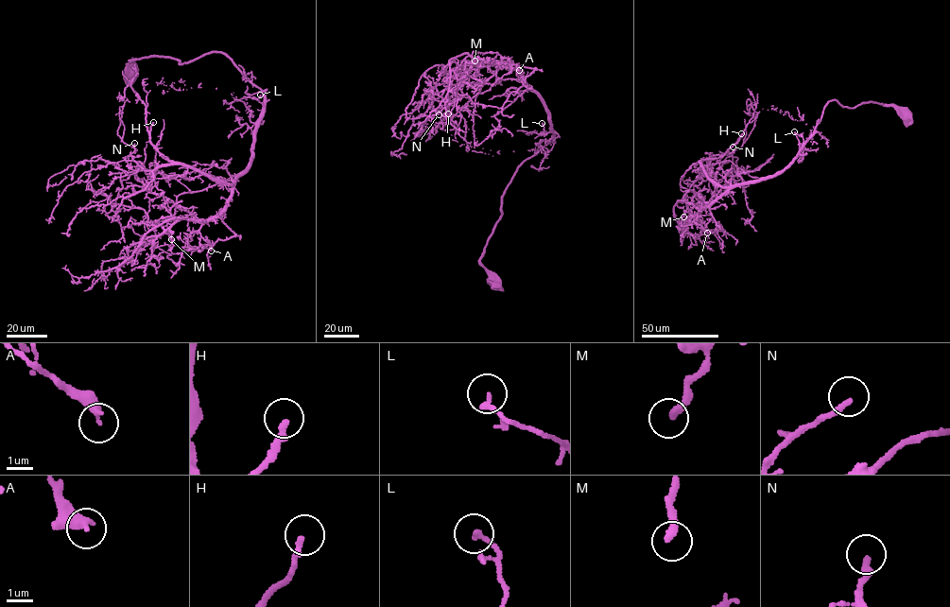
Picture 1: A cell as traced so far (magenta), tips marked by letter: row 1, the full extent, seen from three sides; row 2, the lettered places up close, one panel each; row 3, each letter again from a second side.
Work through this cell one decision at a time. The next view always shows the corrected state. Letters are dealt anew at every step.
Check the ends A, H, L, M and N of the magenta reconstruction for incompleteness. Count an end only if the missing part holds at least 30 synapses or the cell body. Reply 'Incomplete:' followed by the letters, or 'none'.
Incomplete: H

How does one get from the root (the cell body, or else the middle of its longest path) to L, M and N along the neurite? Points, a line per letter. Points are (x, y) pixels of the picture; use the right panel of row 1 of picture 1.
L: (906, 117), (891, 106), (871, 102), (848, 108), (835, 99), (827, 102), (805, 142), (794, 131)
M: (906, 117), (876, 102), (848, 108), (828, 101), (790, 164), (737, 184), (708, 205), (687, 202), (683, 216)
N: (906, 117), (891, 106), (830, 100), (790, 164), (721, 186), (698, 162), (733, 147)

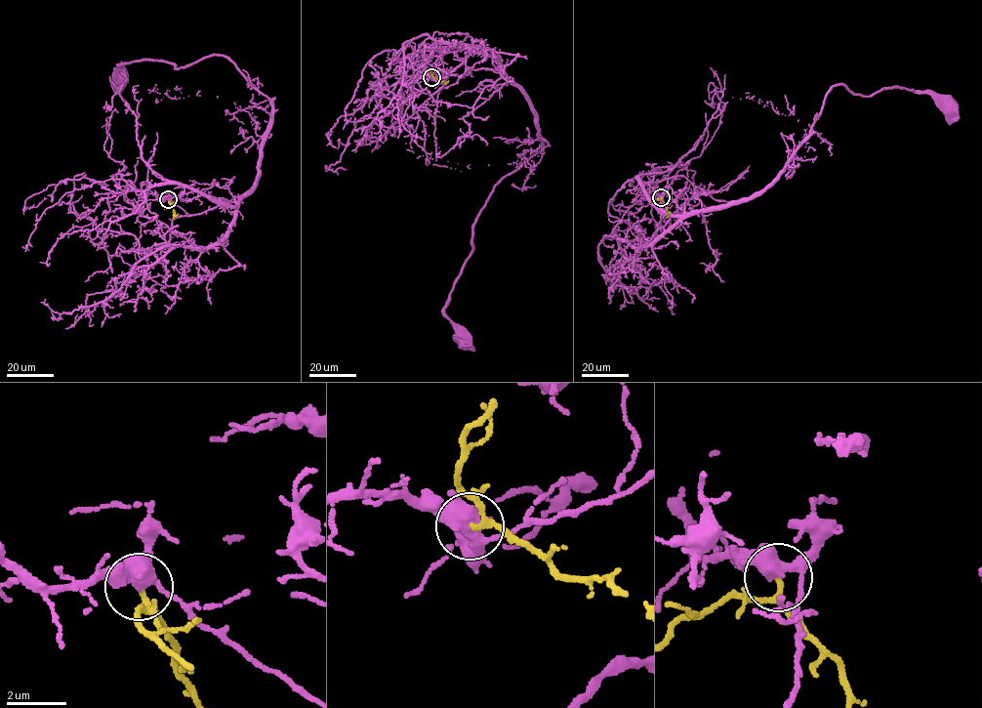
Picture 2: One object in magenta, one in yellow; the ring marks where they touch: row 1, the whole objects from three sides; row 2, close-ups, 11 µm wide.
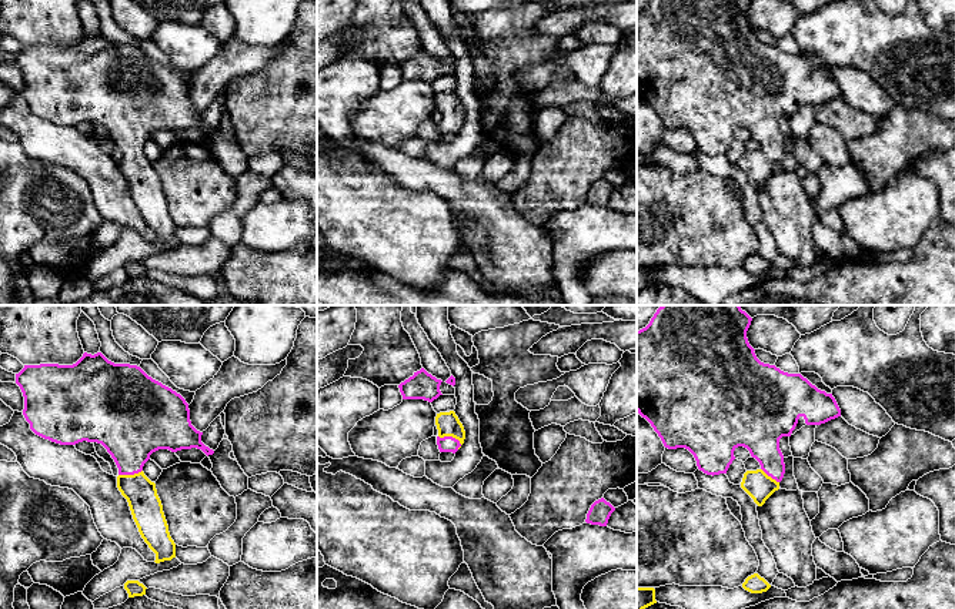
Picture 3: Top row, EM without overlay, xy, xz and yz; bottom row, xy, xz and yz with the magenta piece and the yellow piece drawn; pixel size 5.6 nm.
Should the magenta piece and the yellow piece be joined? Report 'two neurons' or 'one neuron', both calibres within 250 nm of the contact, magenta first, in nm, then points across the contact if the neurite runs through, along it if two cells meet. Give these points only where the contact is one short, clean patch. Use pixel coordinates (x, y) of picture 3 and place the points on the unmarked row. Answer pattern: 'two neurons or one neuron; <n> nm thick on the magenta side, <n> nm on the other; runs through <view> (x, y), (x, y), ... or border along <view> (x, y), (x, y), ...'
one neuron; 90 nm thick on the magenta side, 130 nm on the other; runs through xz (447, 124), (450, 117), (447, 104)

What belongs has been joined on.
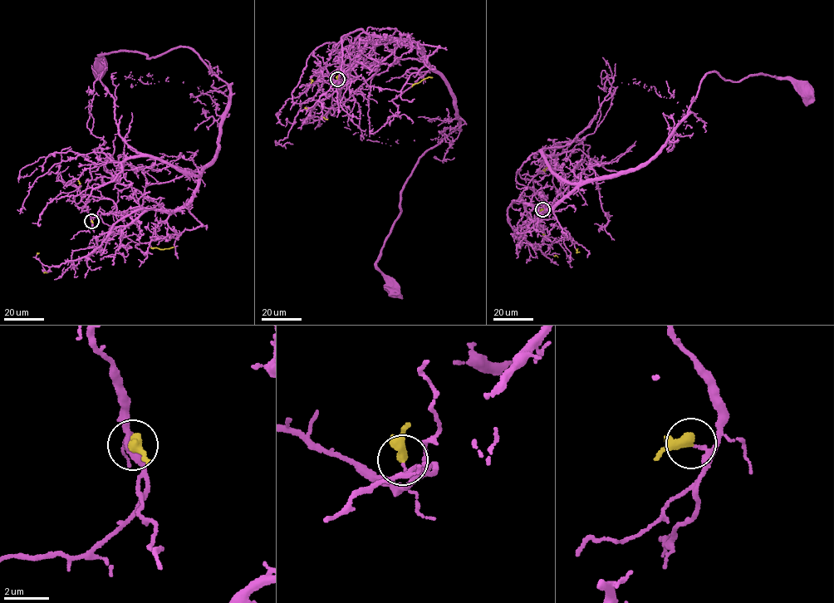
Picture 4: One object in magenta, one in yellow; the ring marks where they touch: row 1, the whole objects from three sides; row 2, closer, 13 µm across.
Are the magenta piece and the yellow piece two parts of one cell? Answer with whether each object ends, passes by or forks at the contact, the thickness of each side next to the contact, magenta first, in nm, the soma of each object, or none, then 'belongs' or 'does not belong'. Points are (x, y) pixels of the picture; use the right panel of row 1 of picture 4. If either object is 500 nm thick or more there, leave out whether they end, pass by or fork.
magenta passes by | yellow ends | 170/480 nm | magenta (807, 94) | yellow none | does not belong

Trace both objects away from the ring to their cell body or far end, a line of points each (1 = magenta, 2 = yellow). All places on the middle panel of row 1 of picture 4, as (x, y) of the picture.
1: (337, 79), (312, 51), (324, 43), (414, 46), (459, 120), (401, 193), (376, 263), (394, 292)
2: (336, 79), (338, 75), (412, 87), (327, 120), (306, 108)

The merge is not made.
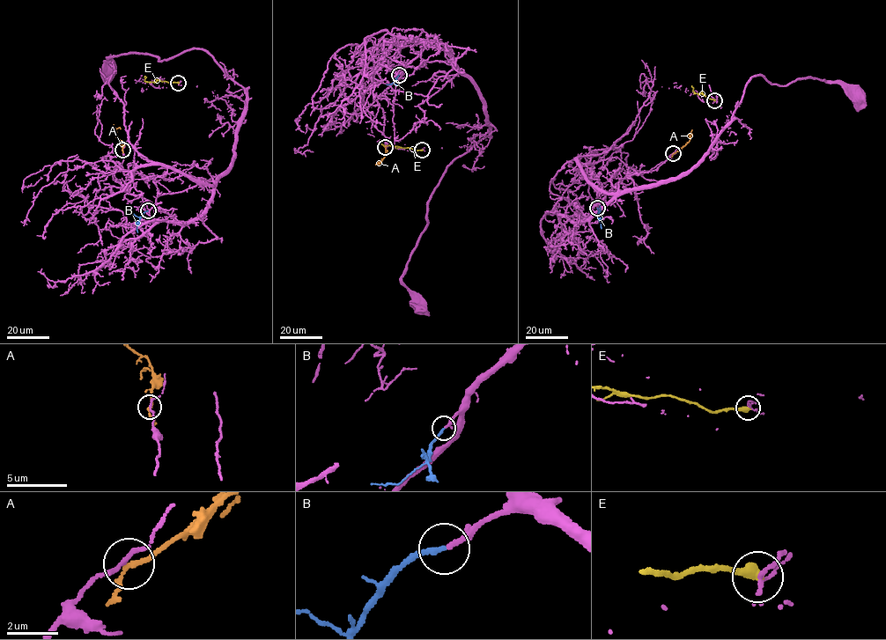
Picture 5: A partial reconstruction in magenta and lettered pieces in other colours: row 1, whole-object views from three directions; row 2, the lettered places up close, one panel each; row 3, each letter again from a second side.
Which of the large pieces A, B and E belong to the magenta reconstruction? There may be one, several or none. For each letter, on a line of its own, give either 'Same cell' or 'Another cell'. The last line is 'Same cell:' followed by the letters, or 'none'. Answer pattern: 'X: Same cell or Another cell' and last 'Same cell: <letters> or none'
A: Another cell
B: Same cell
E: Another cell
Same cell: B

